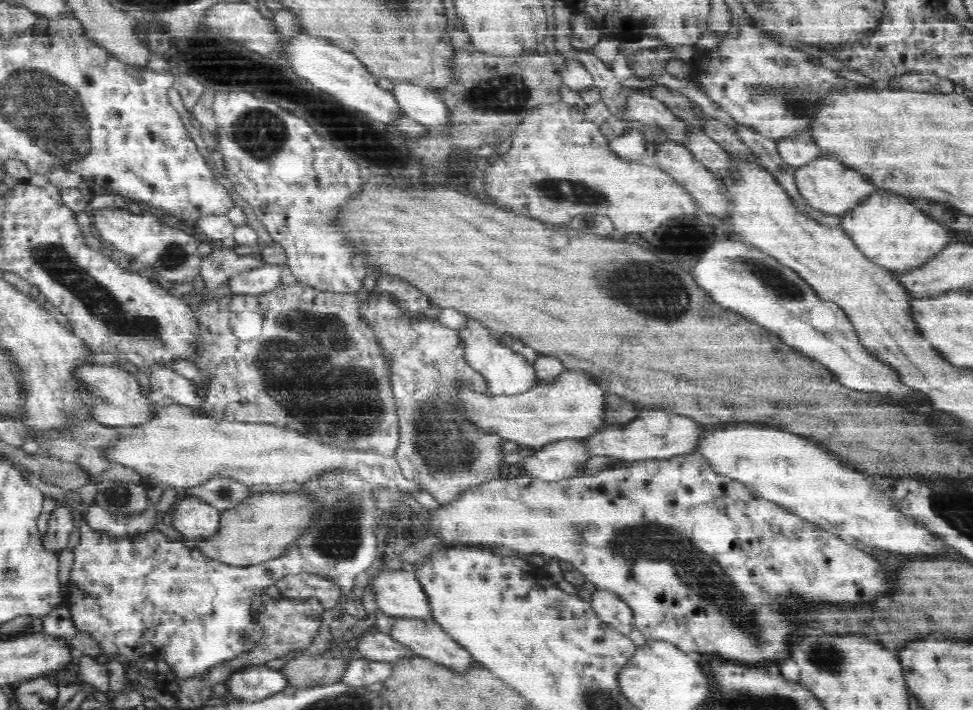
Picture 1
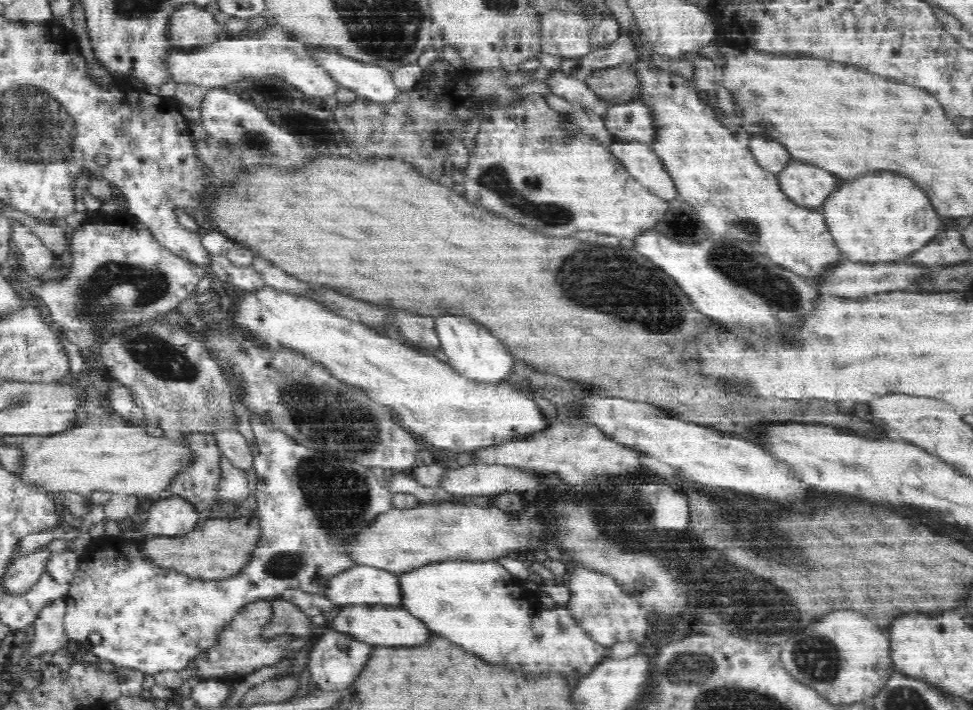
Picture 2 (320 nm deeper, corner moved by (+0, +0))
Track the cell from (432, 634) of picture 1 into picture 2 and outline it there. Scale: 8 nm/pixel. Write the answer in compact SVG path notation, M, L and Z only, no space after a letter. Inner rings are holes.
M344 606L343 609L333 618L333 630L346 632L354 638L362 638L362 642L378 644L378 646L422 646L430 642L432 632L428 626L418 620L417 616L410 614L404 607L384 607L384 606Z

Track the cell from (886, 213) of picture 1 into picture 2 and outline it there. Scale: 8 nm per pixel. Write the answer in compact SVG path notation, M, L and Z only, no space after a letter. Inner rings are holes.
M866 173L866 178L843 180L840 188L829 196L820 210L825 214L827 225L838 248L846 254L850 262L890 263L908 258L910 254L926 246L930 240L934 240L934 236L938 236L942 228L942 222L934 212L934 208L930 206L928 196L914 182L898 174Z

